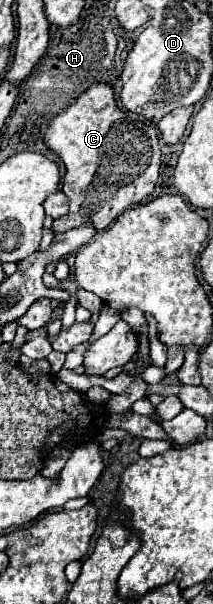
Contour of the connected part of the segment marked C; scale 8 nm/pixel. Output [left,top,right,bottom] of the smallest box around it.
[43,83,161,233]

